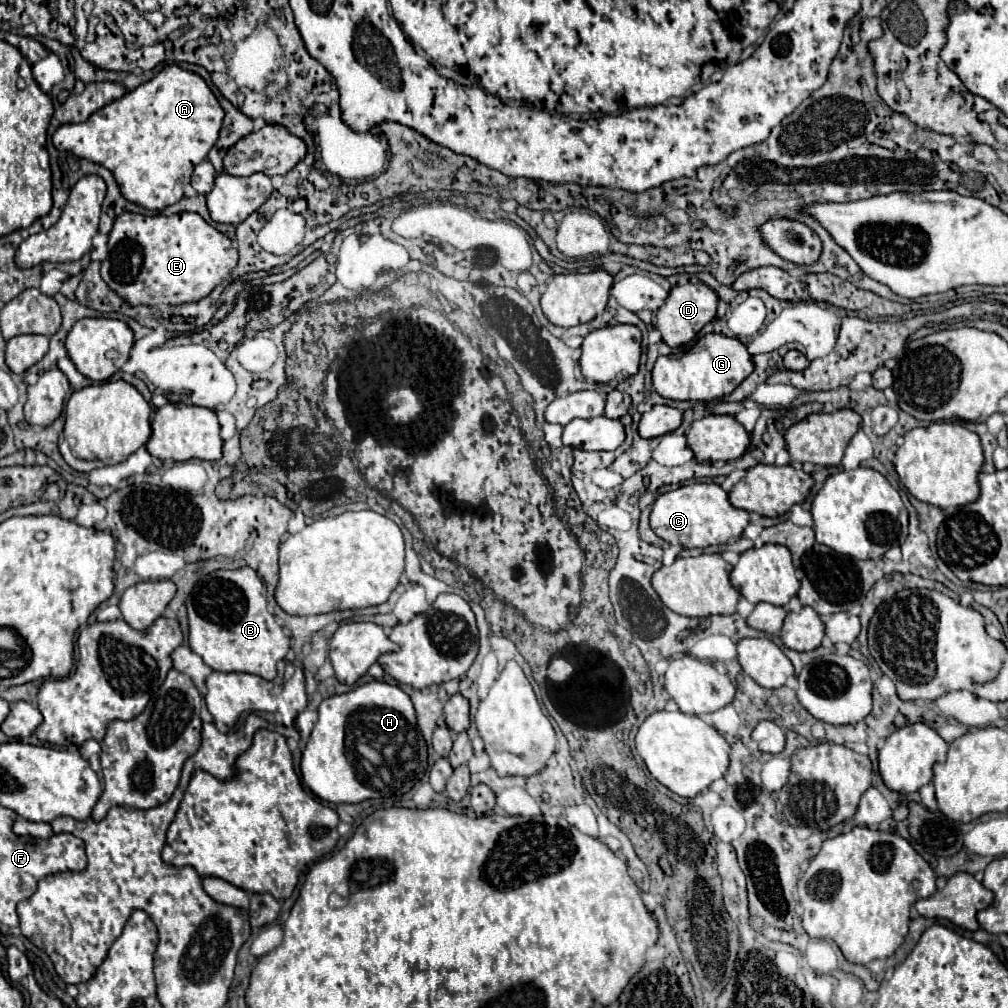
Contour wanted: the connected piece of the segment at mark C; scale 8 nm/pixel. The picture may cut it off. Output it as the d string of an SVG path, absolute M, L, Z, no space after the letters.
M687 484L667 494L661 494L651 510L653 532L669 544L679 544L683 548L707 548L729 542L741 536L749 524L749 512L735 508L729 502L727 492L717 484Z

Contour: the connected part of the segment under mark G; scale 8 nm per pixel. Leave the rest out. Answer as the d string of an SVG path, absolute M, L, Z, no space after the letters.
M723 334L701 336L685 354L659 356L653 368L653 388L669 400L709 402L733 392L753 372L753 358L737 338Z

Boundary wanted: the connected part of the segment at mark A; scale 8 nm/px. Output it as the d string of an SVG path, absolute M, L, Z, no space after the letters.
M171 64L153 80L89 116L89 120L57 128L53 140L57 150L69 150L105 166L129 202L161 212L183 198L183 184L191 180L193 168L215 146L221 122L223 108L205 80Z

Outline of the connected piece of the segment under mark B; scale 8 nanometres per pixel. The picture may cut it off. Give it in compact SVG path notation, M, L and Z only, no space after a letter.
M253 568L217 570L199 580L187 598L187 614L189 614L189 646L203 658L207 666L211 666L217 672L247 672L261 676L265 680L273 680L277 676L275 666L279 660L287 656L291 638L267 612L267 588Z

